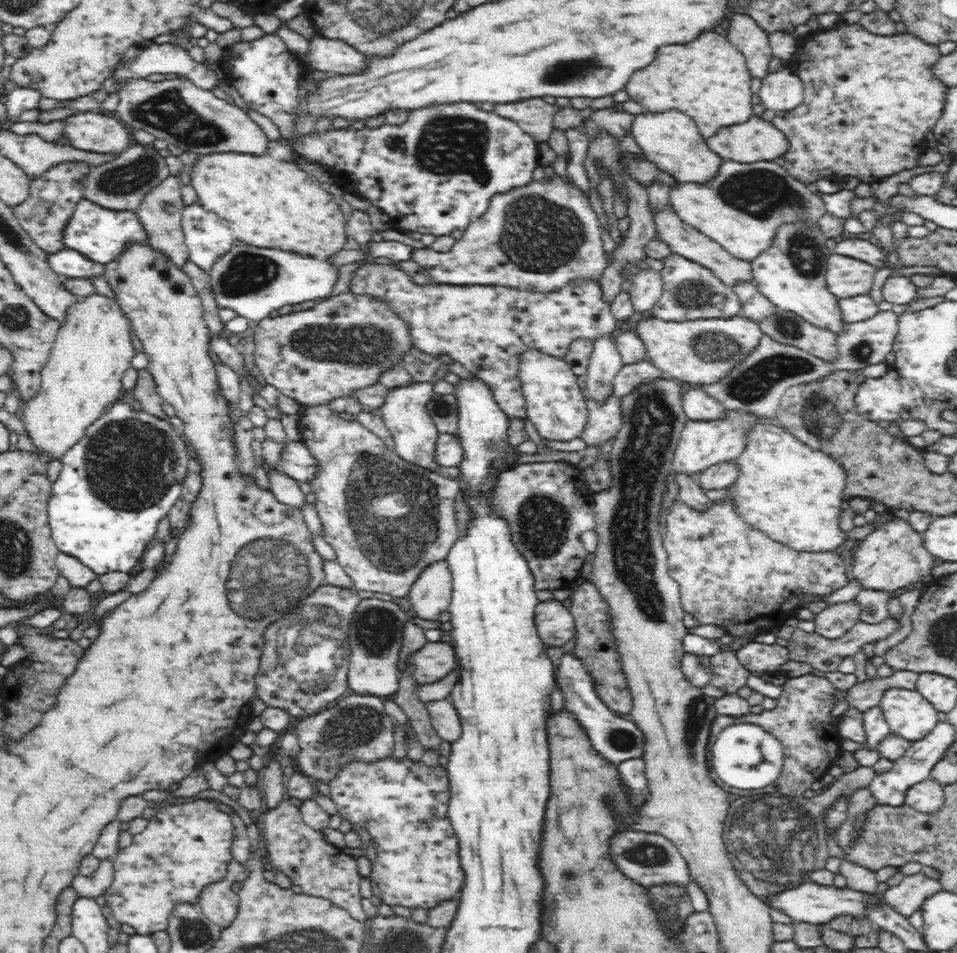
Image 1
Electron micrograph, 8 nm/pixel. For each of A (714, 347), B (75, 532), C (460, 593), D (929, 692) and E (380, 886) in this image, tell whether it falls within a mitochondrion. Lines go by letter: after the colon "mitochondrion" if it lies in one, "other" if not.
A: mitochondrion
B: other
C: other
D: other
E: other

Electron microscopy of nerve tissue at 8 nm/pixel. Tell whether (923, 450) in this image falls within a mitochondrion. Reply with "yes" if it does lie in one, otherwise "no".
no

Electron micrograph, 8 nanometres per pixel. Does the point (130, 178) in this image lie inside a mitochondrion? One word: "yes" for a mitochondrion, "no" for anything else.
yes

